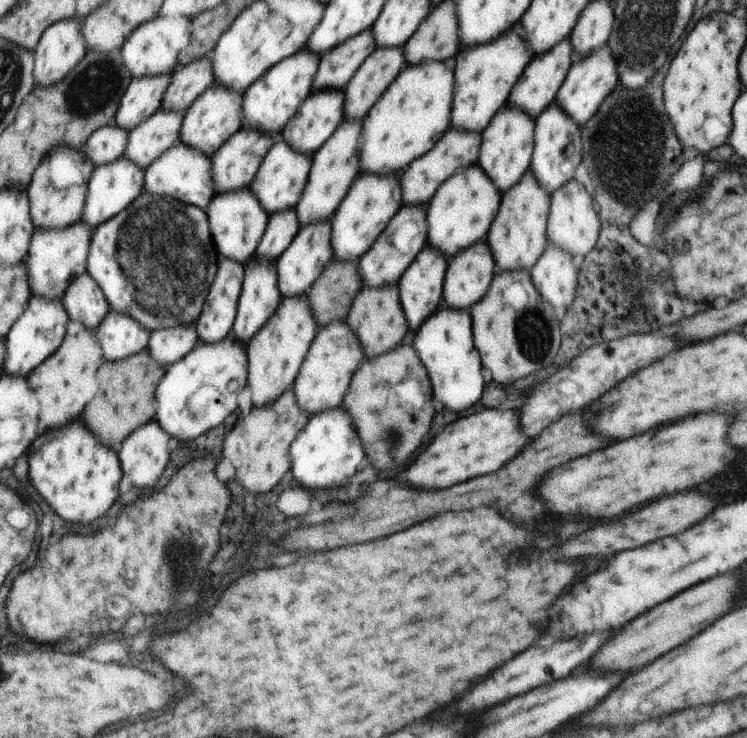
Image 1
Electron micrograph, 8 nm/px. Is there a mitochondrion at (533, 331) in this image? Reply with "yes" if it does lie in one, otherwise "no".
yes

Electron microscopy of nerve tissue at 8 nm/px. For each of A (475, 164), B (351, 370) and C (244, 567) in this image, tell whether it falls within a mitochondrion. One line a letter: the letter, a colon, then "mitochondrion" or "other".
A: other
B: other
C: other

